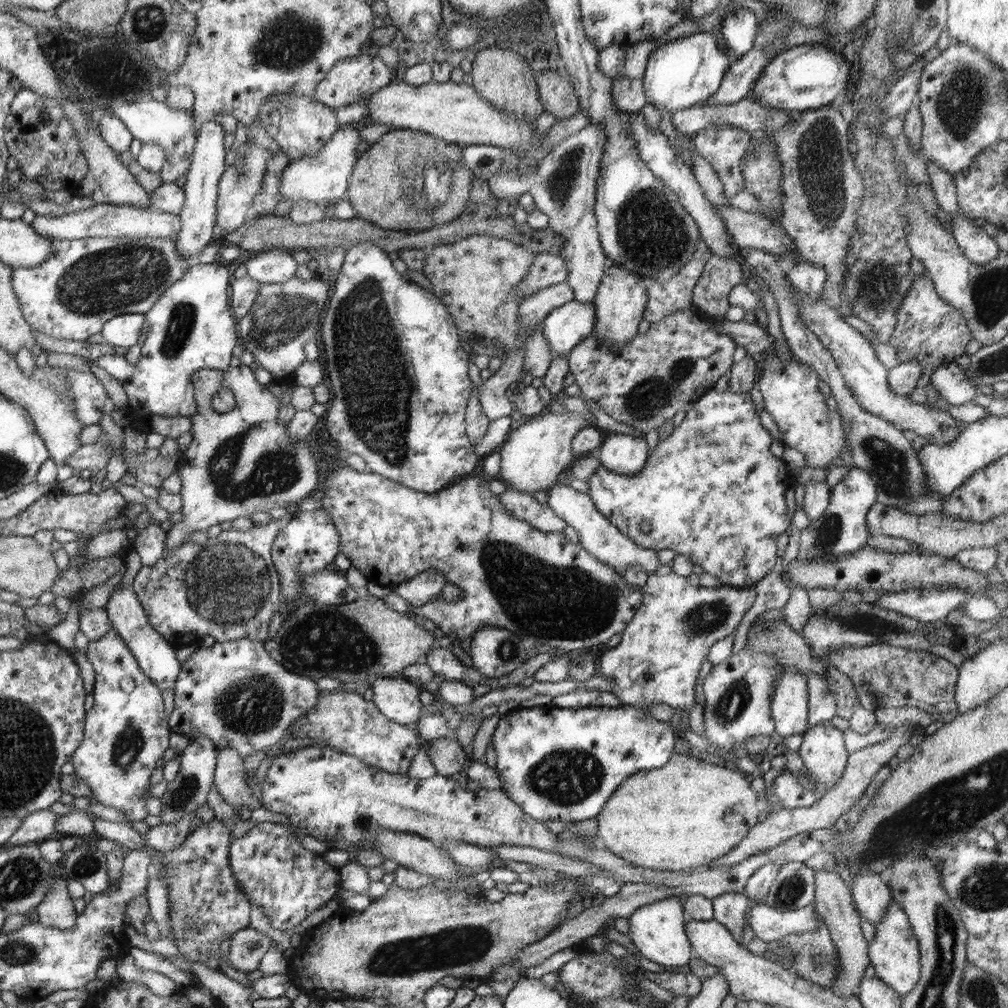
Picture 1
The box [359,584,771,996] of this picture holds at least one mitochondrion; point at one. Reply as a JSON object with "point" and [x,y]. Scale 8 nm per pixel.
{"point":[464,945]}

